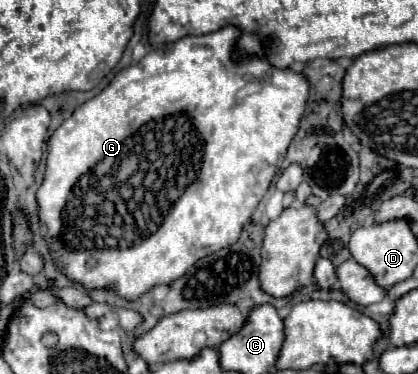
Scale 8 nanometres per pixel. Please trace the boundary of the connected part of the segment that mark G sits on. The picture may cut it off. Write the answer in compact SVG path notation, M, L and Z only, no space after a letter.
M224 27L224 29L216 31L216 33L208 33L208 35L200 35L200 37L182 37L182 39L178 39L178 41L174 41L172 45L152 49L138 65L130 65L130 67L122 69L122 71L112 79L112 83L110 83L104 91L100 91L96 97L92 97L90 101L86 101L84 105L80 105L80 107L50 135L50 139L48 139L48 155L46 155L46 171L44 171L42 185L40 185L38 191L36 191L36 203L38 203L38 217L40 217L40 223L46 227L44 241L48 243L52 261L54 261L56 269L62 271L70 281L80 283L80 285L86 287L86 289L102 289L102 287L106 287L106 289L116 291L116 293L118 293L122 299L126 299L126 301L136 301L136 299L140 299L144 293L148 293L152 287L156 287L156 285L170 285L172 281L180 279L198 259L208 257L208 255L212 255L212 253L216 253L216 251L220 251L220 249L224 249L224 247L228 247L228 245L232 245L232 243L238 241L244 223L250 221L250 217L252 217L256 205L258 205L260 199L264 197L264 193L266 193L266 189L268 189L272 177L276 175L276 171L280 169L280 165L282 165L282 161L284 161L284 153L286 153L288 145L290 145L290 141L292 141L292 137L294 137L294 133L296 133L296 129L298 129L300 117L302 117L302 113L304 113L304 105L306 105L306 99L308 99L308 81L306 81L306 77L304 77L302 73L294 73L294 71L290 71L290 69L276 69L276 67L272 67L266 59L252 57L252 59L244 59L244 61L240 61L240 63L232 61L232 49L234 49L236 39L238 39L238 29L236 29L236 27Z

